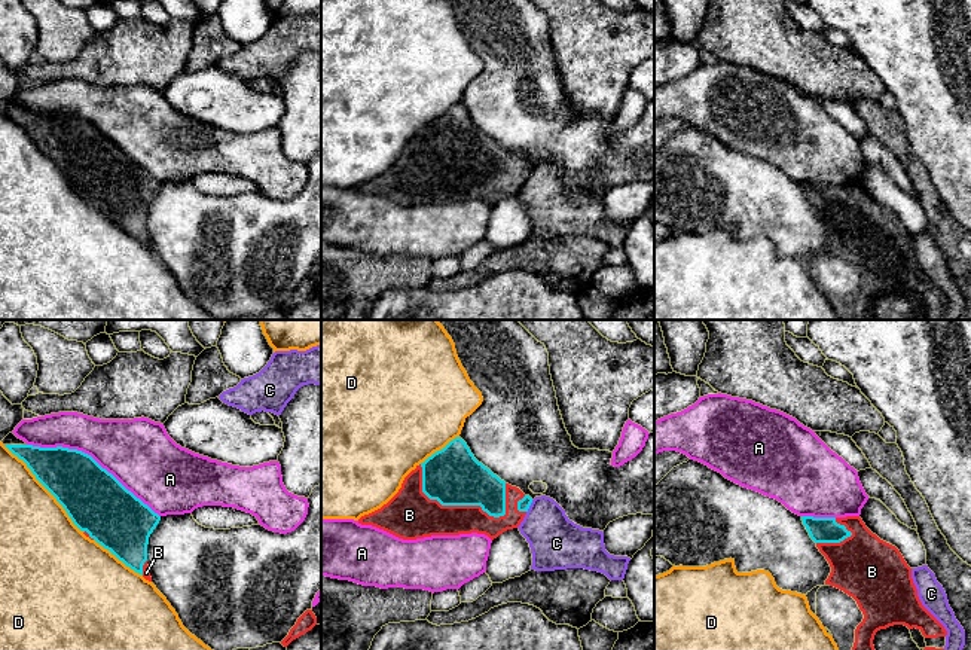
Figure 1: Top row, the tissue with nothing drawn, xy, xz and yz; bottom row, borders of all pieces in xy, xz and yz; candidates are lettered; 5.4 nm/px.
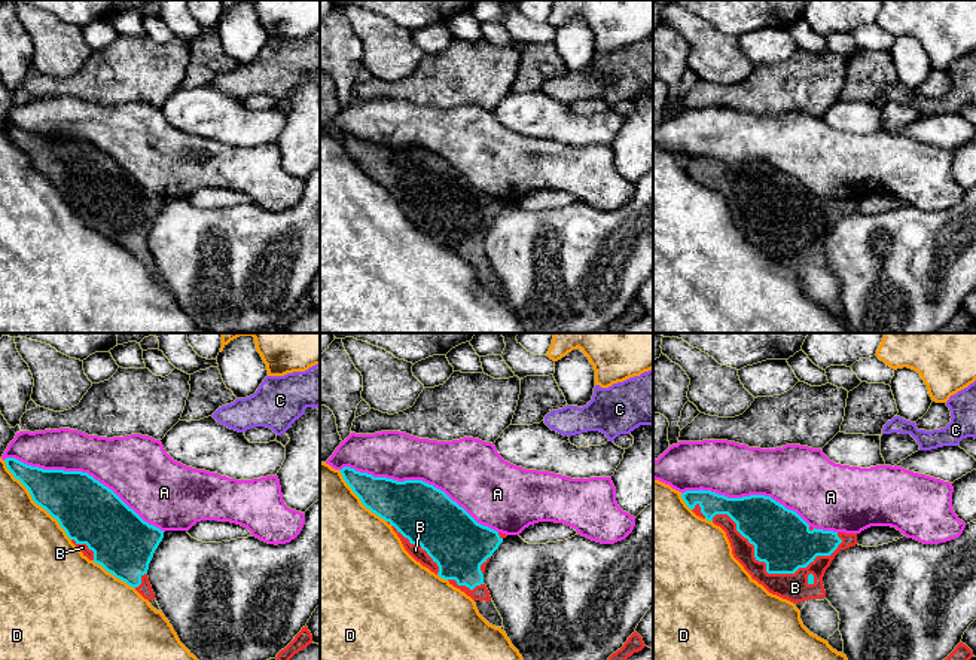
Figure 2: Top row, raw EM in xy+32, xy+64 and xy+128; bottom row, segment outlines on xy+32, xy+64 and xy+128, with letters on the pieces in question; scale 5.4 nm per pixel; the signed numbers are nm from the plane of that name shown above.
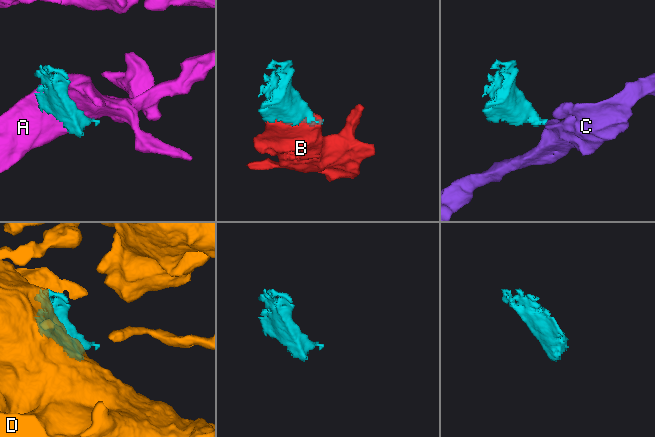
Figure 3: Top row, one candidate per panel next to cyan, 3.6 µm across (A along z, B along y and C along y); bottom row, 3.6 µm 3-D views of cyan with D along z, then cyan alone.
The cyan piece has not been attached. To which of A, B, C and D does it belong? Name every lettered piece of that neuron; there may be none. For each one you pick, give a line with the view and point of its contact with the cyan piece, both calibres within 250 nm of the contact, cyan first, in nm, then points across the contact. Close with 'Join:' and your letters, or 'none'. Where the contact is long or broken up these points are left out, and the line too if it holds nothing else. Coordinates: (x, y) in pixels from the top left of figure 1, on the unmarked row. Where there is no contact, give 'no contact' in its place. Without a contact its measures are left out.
B: xz (451, 171) | 320/260 nm
Join: B

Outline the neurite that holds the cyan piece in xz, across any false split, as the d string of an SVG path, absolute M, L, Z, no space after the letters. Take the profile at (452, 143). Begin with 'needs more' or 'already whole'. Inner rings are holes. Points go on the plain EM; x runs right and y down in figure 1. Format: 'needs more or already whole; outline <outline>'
needs more; outline M461 104L451 107L416 132L403 147L399 159L381 176L358 186L403 207L431 202L485 201L491 207L517 195L532 165L512 153L479 129Z

